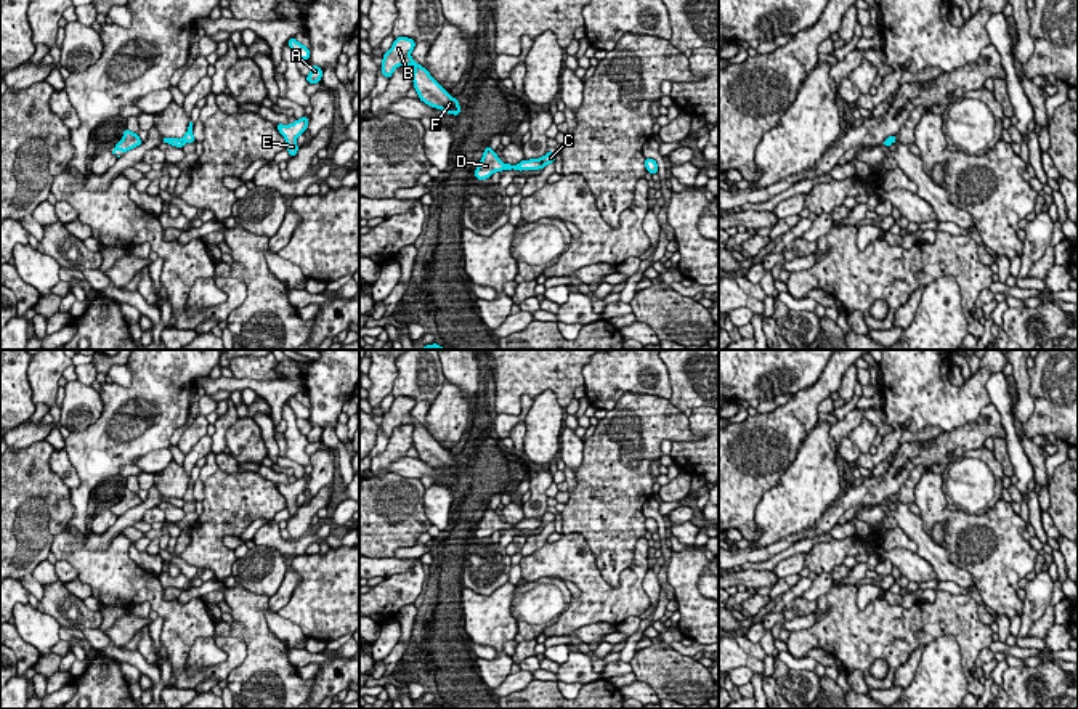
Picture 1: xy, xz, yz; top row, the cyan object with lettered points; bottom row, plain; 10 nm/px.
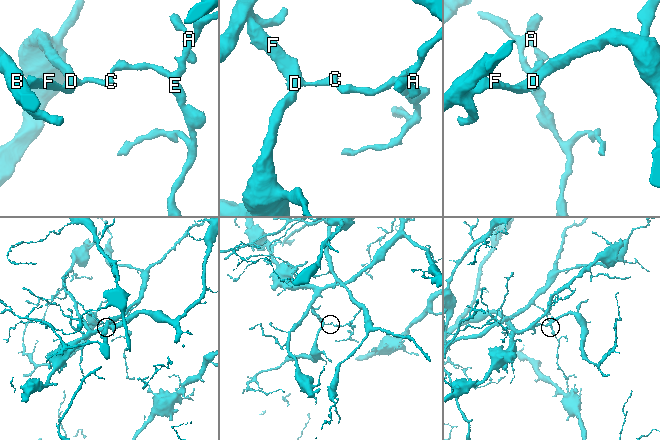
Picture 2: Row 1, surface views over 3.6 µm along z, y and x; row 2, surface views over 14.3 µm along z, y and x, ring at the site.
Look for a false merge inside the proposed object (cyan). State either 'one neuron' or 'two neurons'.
two neurons

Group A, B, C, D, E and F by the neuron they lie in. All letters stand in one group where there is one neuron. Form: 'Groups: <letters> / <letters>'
Groups: A C E / B D F

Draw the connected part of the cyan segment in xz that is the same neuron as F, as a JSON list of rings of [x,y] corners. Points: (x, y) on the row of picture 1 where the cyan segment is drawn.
[[[407,37],[395,38],[388,53],[383,55],[382,59],[382,74],[390,79],[393,71],[398,66],[412,66],[412,82],[414,88],[419,93],[419,99],[427,103],[432,107],[443,109],[448,114],[459,115],[459,99],[452,98],[430,74],[425,67],[417,64],[411,58],[411,51],[414,50],[415,42]]]

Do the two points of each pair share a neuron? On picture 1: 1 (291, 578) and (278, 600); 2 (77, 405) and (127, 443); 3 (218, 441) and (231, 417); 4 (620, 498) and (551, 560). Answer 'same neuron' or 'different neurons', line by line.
1: same neuron
2: different neurons
3: same neuron
4: different neurons

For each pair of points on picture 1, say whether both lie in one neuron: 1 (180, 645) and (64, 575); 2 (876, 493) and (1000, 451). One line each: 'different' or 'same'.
1: different
2: different

